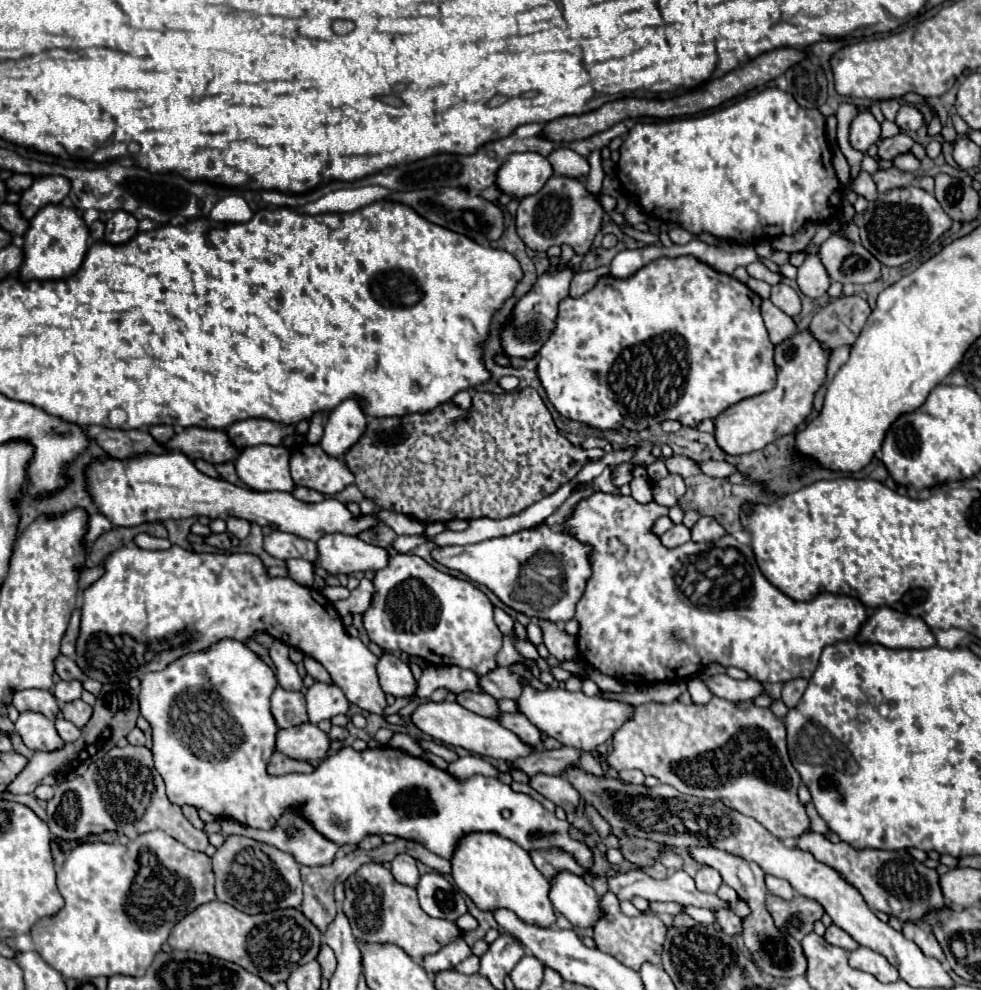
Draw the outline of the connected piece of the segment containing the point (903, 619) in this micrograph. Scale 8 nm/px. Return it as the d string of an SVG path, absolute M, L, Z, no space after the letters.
M878 608L862 626L858 642L878 642L886 648L930 648L936 644L928 624L892 608Z

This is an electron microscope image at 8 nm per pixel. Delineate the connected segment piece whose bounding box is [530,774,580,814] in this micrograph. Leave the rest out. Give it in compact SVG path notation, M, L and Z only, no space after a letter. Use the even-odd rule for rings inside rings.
M536 774L536 778L530 778L530 786L544 798L552 800L556 806L562 806L566 814L574 812L580 806L580 794L562 776Z

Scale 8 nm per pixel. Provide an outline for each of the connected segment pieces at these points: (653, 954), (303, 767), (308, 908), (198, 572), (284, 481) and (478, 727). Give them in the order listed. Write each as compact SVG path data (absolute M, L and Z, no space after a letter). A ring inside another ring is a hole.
M608 892L606 896L602 896L602 906L606 912L606 918L598 920L594 926L594 942L596 946L614 956L618 962L622 962L624 966L632 968L632 970L640 970L642 964L650 962L650 964L660 964L660 954L662 954L662 942L666 938L666 926L662 924L662 920L656 914L640 914L636 918L624 916L620 912L619 900L612 892Z
M274 752L268 766L266 766L266 772L270 776L284 776L284 774L292 774L292 772L304 772L304 774L310 774L314 772L314 766L308 764L308 762L300 762L300 760L292 760L280 752Z
M398 838L394 844L384 844L384 846L378 846L374 850L360 850L358 848L354 852L350 852L350 854L340 852L336 856L336 862L332 866L316 866L316 868L302 866L300 868L302 882L304 882L304 900L302 900L302 912L304 912L304 916L312 924L316 924L320 928L320 932L324 932L328 928L328 922L332 922L332 918L336 916L336 900L334 900L334 886L336 886L336 882L344 882L350 874L354 874L366 862L390 862L398 852L406 852L406 854L414 856L416 860L420 860L422 864L434 868L440 874L450 874L450 870L452 870L450 860L444 860L444 858L432 854L430 850L426 850L424 846L420 846L416 842L410 842L410 840L402 840L402 838Z
M122 546L118 550L114 550L104 562L104 574L90 584L84 592L82 592L82 618L80 618L80 634L76 640L76 664L78 668L84 672L84 678L92 678L98 682L128 682L130 678L140 678L152 670L162 670L164 666L168 666L168 662L174 662L176 658L180 658L180 654L190 654L192 650L204 650L204 646L210 646L212 642L218 642L220 638L236 638L236 640L246 640L250 638L254 632L266 632L276 640L282 640L284 644L302 650L306 656L318 660L328 674L332 676L334 684L344 692L344 696L348 698L348 702L358 704L360 708L374 712L374 714L382 714L386 708L386 694L382 694L380 682L378 682L378 674L376 674L376 664L378 658L368 650L368 646L360 640L360 638L350 638L344 630L344 624L340 620L340 614L336 612L334 604L316 588L308 588L302 586L298 582L294 582L290 576L284 578L270 578L266 574L266 568L262 566L262 562L254 556L254 554L196 554L196 552L188 552L180 546L172 546L170 550L142 550L138 546Z
M250 446L236 458L236 474L240 480L258 492L282 490L292 492L294 482L288 470L290 450L282 446Z
M428 702L428 704L420 704L414 712L412 712L412 722L426 732L428 736L442 740L450 746L460 746L472 754L480 754L486 758L496 758L496 760L516 760L522 756L528 756L532 752L536 752L536 746L530 746L526 742L522 742L514 732L506 730L504 726L500 726L494 718L484 718L478 716L470 710L464 710L458 702Z

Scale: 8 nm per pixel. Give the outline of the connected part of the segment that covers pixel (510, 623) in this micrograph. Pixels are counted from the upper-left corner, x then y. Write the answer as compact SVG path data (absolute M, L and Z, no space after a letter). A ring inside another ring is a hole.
M496 608L496 610L494 610L494 620L496 620L496 624L498 624L498 628L500 628L502 634L514 636L514 620L512 620L504 610Z

